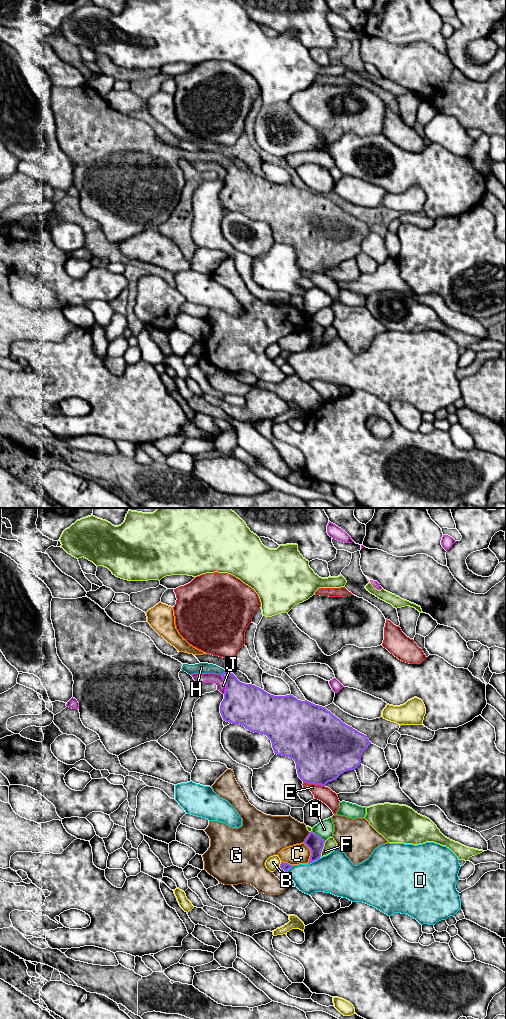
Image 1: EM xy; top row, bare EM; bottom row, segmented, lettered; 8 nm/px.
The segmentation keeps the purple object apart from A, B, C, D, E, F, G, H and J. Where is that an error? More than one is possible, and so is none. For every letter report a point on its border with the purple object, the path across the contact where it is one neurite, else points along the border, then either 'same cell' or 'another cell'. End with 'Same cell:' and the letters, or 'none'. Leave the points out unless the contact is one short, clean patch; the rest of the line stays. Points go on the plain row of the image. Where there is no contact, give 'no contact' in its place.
A: contact xy (317, 323); another cell
B: contact xy (280, 352); another cell
C: contact xy (311, 341); another cell
D: contact xy (314, 348); another cell
E: contact xy (314, 271); another cell
F: contact xy (322, 336); another cell
G: contact xy (307, 325); another cell
H: contact xy (222, 161); way xy (239, 187), (233, 172), (222, 161), (216, 157), (201, 155); same cell
J: contact xy (226, 173); another cell
Same cell: H

